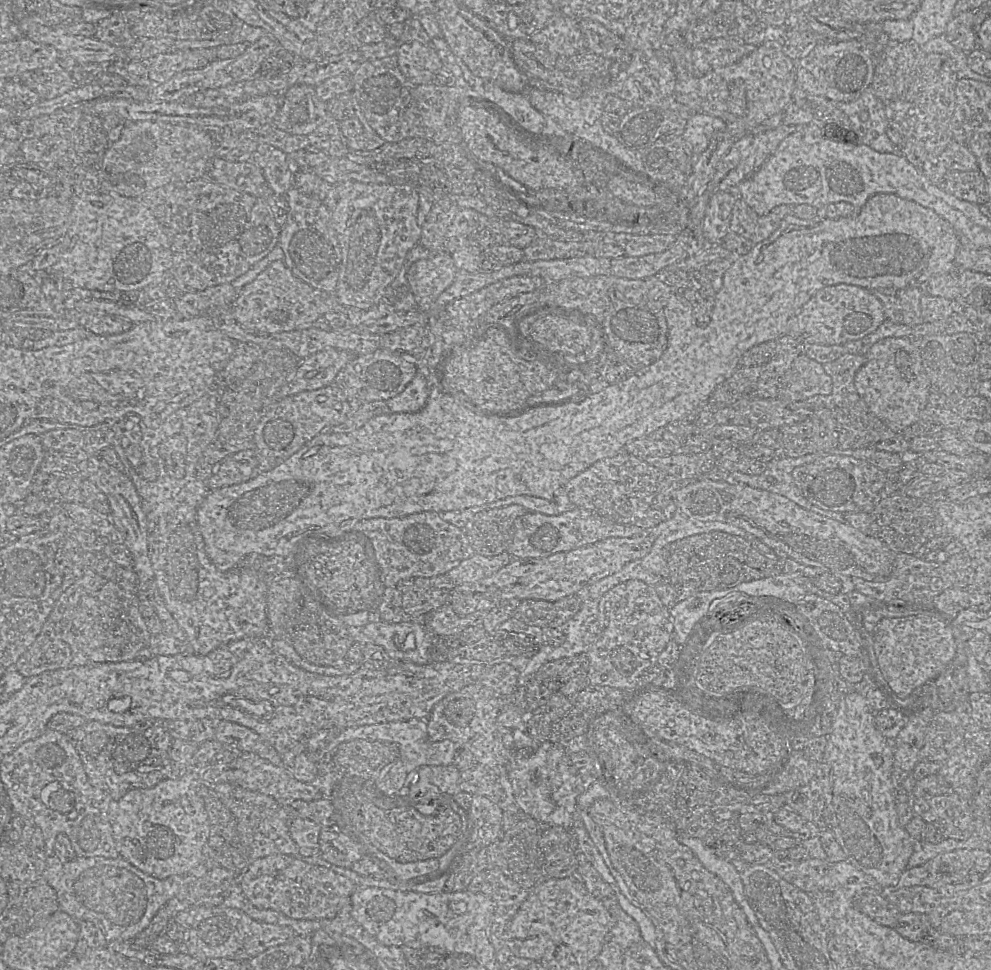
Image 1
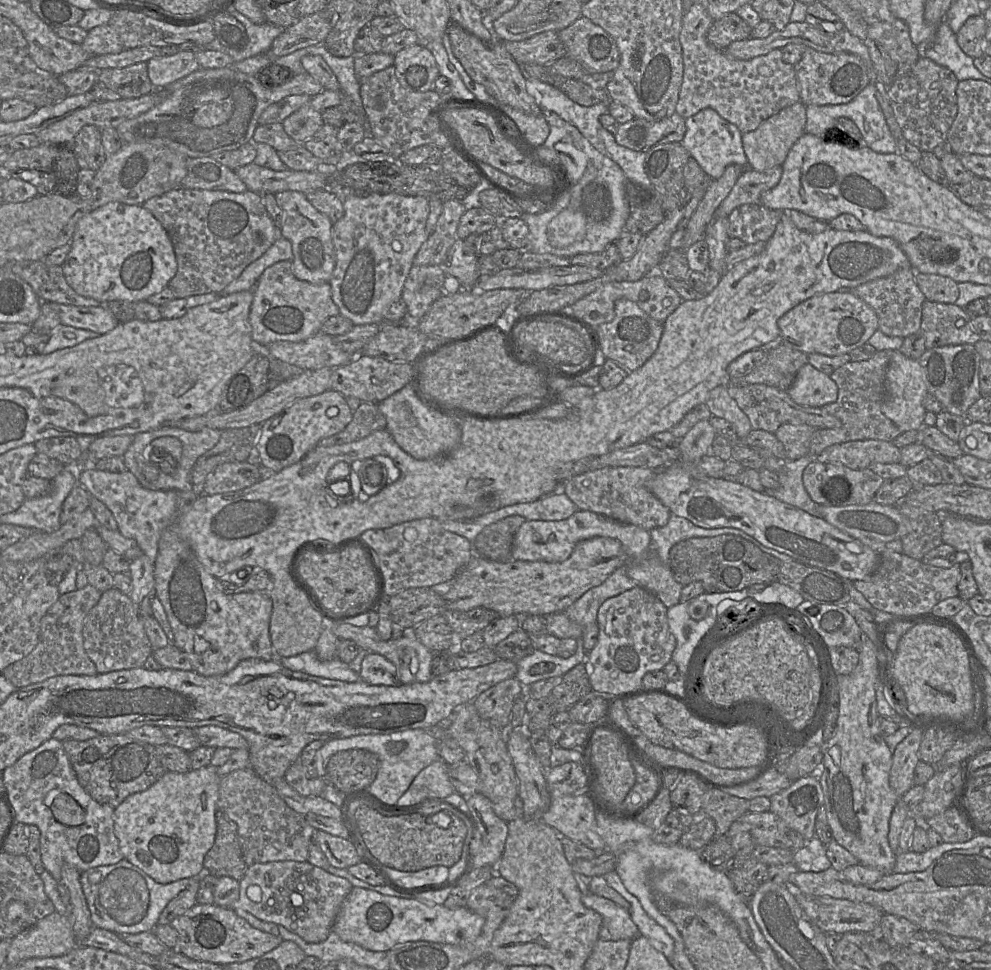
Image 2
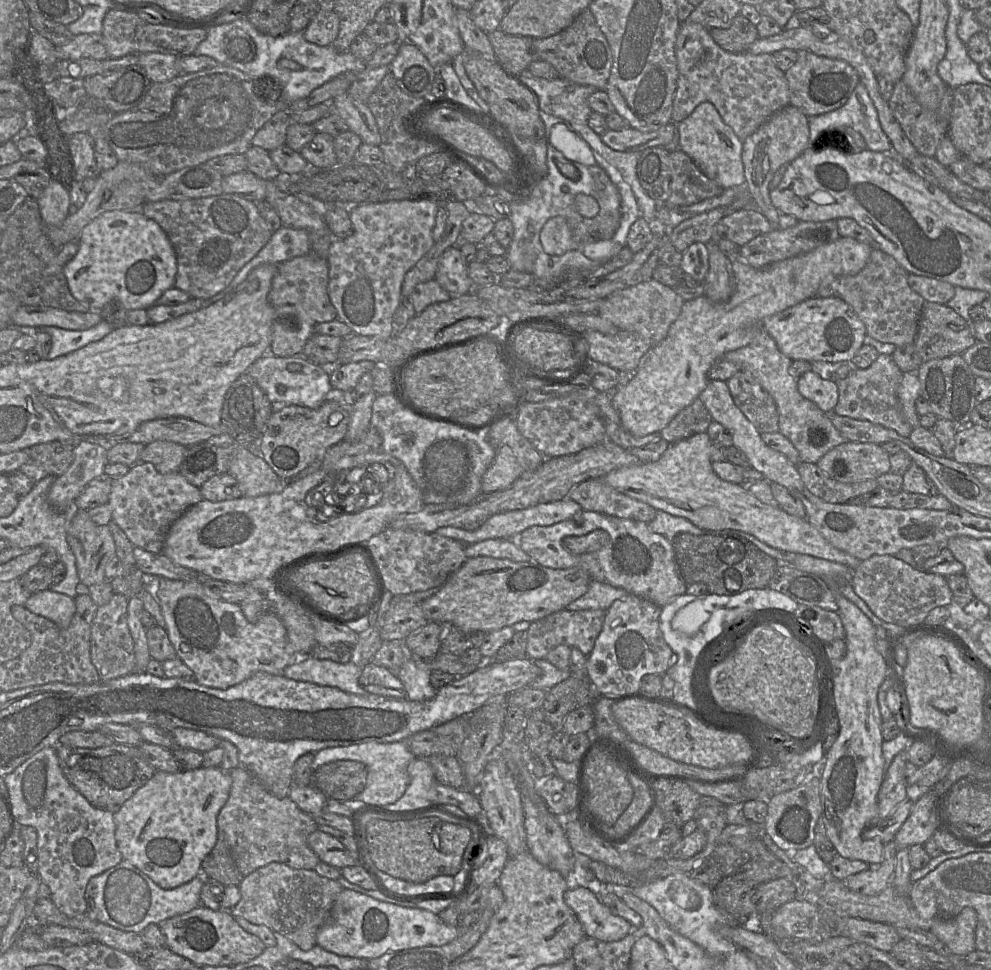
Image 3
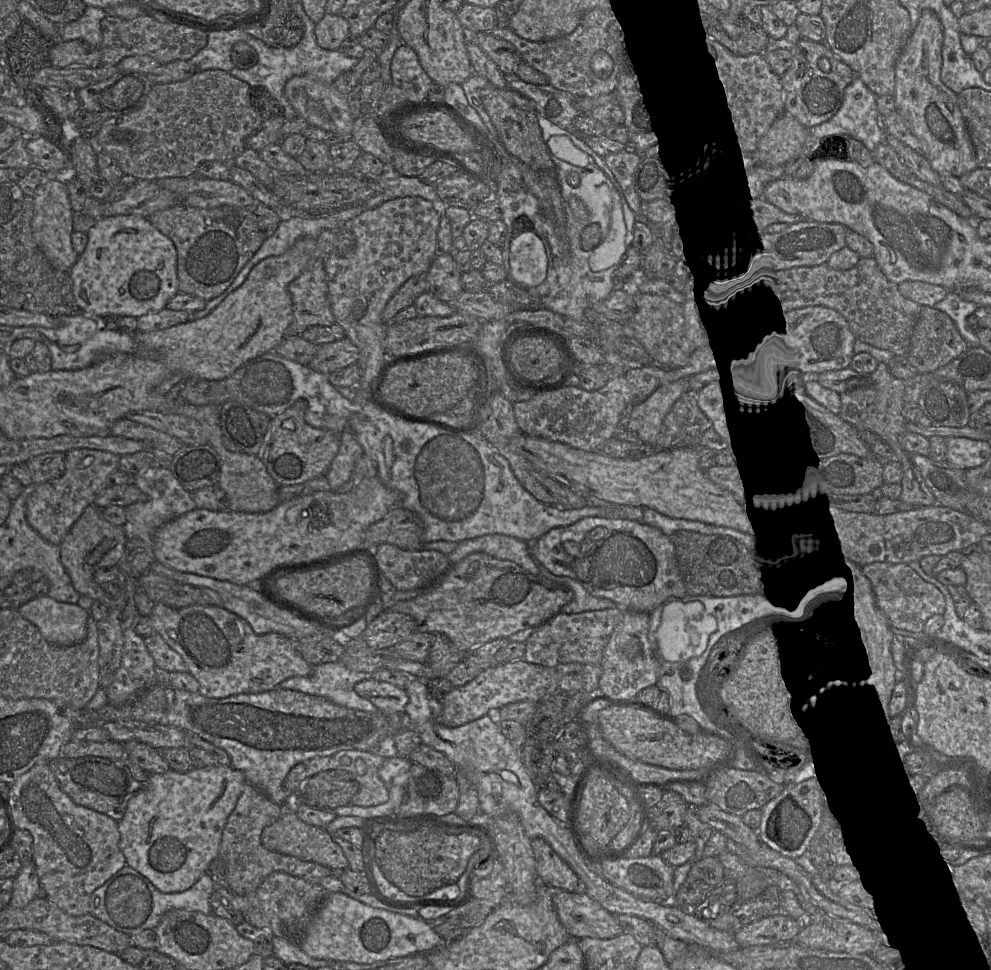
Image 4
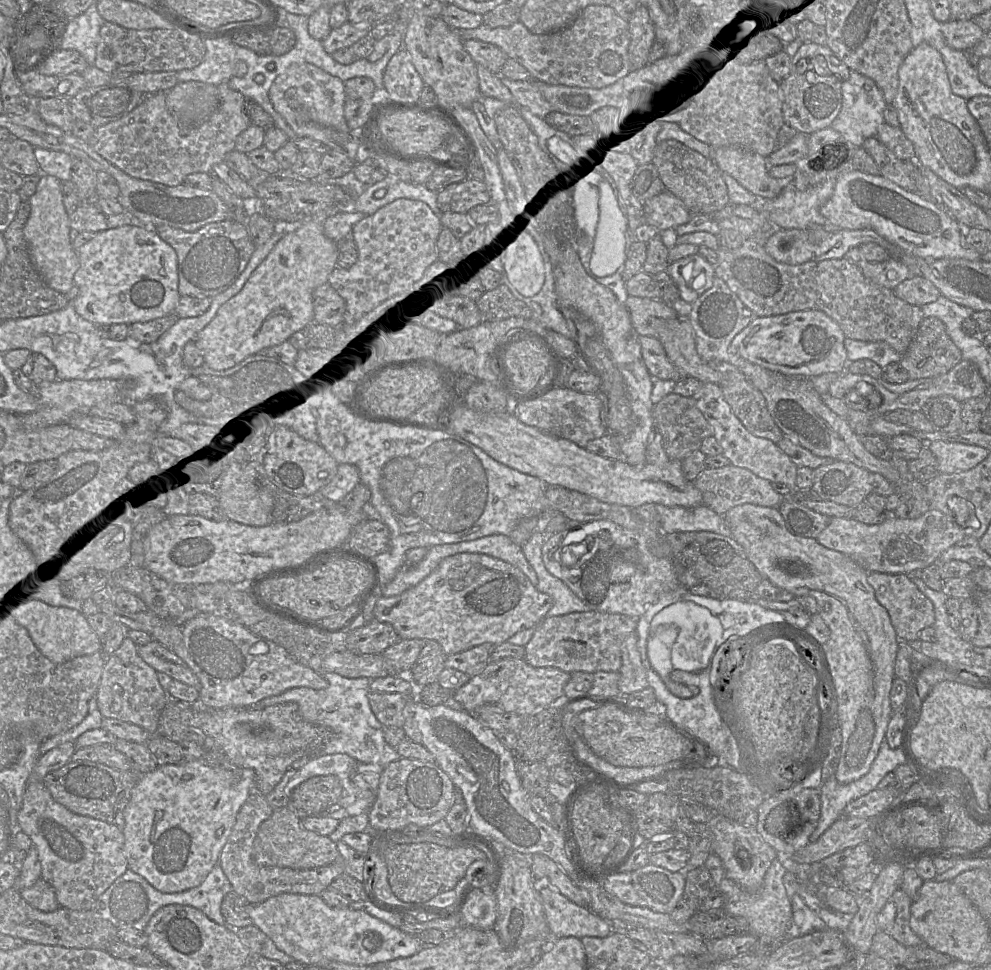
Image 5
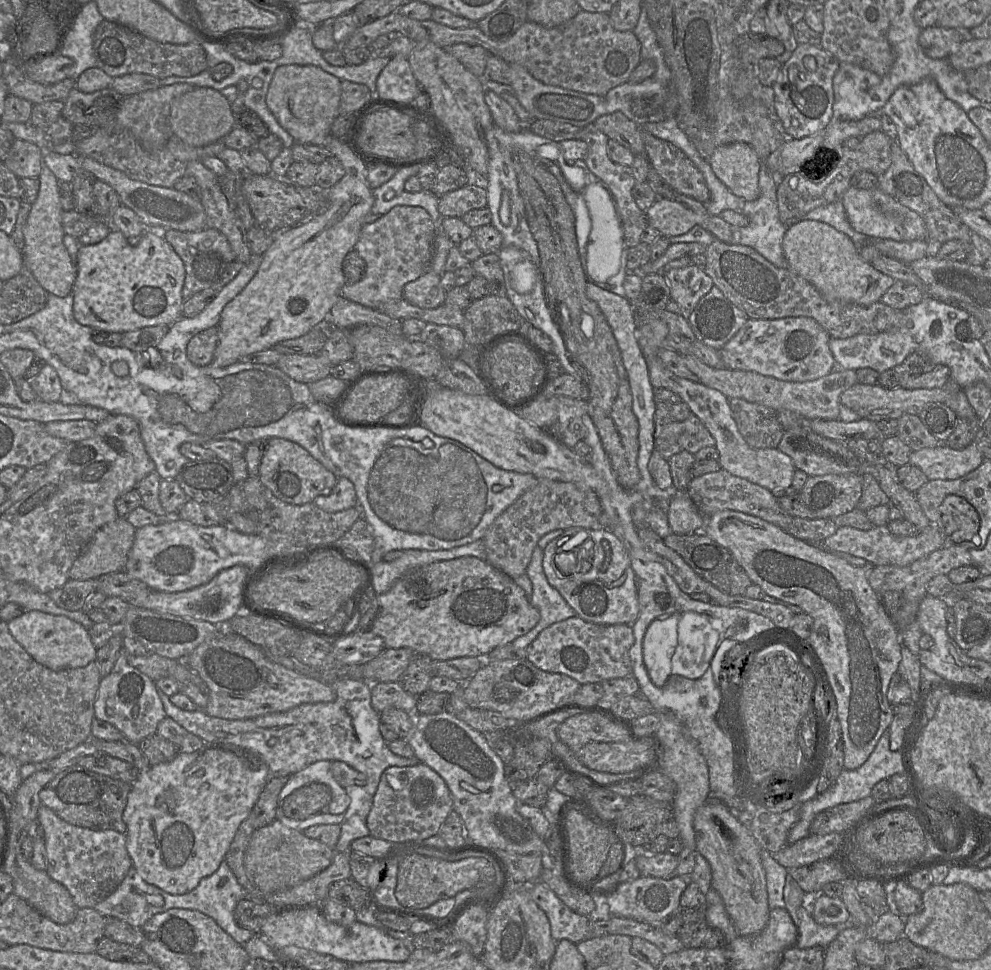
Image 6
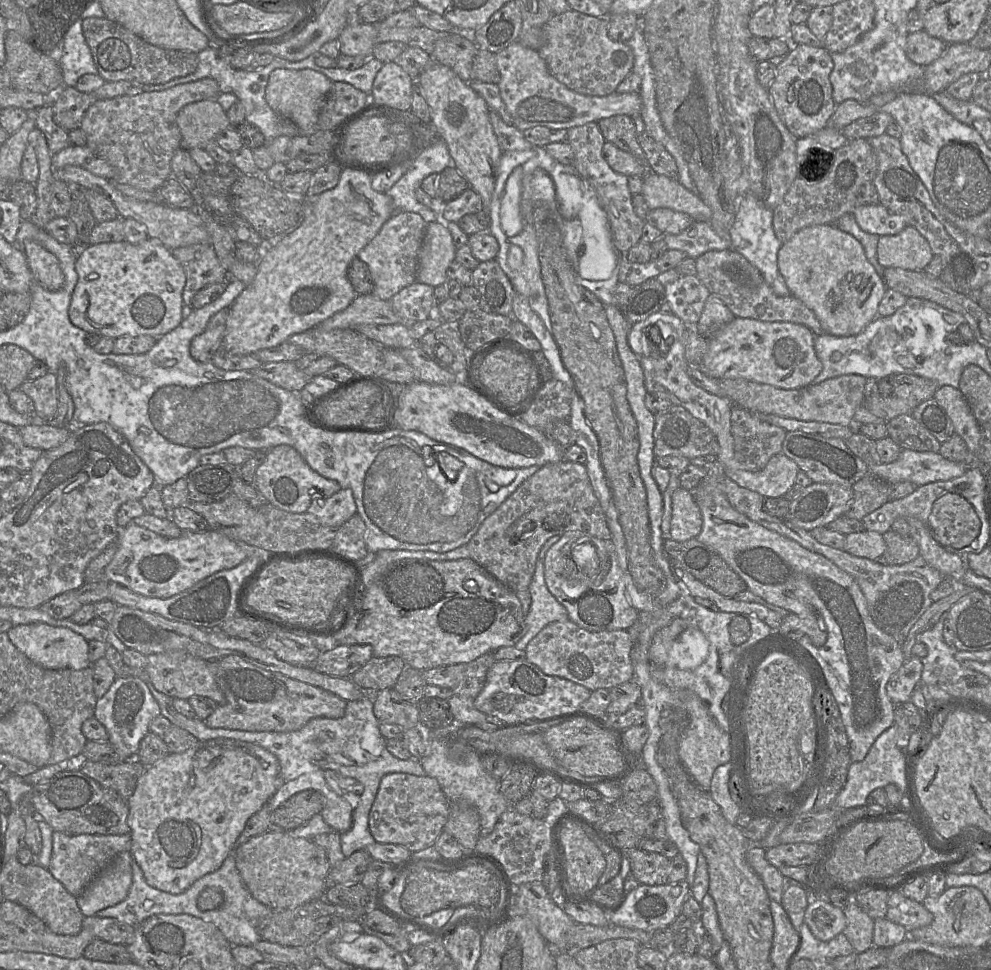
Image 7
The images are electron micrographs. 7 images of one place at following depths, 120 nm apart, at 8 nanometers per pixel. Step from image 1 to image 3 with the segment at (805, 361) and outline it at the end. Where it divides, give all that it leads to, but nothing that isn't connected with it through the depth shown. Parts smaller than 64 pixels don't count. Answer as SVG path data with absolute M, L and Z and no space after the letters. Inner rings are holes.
M812 370L797 378L799 393L813 402L825 413L834 413L838 402L838 389L835 382L824 380Z

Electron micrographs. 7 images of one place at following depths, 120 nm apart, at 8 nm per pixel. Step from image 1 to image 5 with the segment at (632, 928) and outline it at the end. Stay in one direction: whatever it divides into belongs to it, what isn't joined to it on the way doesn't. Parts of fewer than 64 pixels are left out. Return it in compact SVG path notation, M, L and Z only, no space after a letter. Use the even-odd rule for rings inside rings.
M540 886L539 897L553 938L604 938L612 933L612 924L587 906L579 906L552 886Z

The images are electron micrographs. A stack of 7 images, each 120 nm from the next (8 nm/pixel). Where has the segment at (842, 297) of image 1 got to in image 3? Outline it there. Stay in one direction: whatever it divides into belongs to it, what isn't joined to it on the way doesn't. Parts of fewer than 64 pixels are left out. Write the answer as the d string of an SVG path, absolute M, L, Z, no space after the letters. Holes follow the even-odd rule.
M814 296L766 317L763 326L786 357L792 361L805 360L810 363L851 360L867 335L865 324L853 308L838 297Z

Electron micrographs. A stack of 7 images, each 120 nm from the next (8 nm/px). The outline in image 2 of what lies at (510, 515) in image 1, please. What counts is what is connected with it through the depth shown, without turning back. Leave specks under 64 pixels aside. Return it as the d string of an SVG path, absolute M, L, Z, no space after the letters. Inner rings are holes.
M512 515L486 526L472 542L474 554L490 560L509 559L514 536L525 521Z

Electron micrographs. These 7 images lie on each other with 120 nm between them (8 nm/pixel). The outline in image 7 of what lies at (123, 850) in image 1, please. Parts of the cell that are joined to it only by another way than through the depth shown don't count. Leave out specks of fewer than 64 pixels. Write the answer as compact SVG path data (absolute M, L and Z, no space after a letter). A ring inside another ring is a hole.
M217 738L207 741L199 741L195 746L183 753L169 753L152 766L147 766L139 778L136 789L127 800L128 818L130 827L131 846L130 853L143 871L148 885L171 894L181 894L187 890L195 881L218 870L227 856L234 853L237 840L242 833L247 821L258 812L263 805L268 804L269 799L274 795L279 786L280 765L277 757L263 747L227 738Z

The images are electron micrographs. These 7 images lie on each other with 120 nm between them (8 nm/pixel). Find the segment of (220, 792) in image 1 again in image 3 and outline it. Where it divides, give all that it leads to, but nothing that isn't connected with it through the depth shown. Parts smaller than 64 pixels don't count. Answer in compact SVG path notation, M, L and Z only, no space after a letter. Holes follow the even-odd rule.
M242 766L231 770L230 776L232 786L229 798L218 814L217 826L218 831L224 835L240 873L245 877L272 862L284 863L295 869L314 869L320 860L308 845L308 836L316 831L319 826L313 817L300 810L290 797L279 798L273 795L253 774Z

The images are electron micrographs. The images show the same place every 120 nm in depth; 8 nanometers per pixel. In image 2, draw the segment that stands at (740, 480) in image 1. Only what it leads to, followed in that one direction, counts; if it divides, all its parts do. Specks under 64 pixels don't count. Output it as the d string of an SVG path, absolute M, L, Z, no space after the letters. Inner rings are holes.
M806 455L797 460L783 460L782 467L777 473L779 486L773 490L764 489L763 492L815 517L820 517L818 504L810 498L802 482L805 467L815 459L816 455Z

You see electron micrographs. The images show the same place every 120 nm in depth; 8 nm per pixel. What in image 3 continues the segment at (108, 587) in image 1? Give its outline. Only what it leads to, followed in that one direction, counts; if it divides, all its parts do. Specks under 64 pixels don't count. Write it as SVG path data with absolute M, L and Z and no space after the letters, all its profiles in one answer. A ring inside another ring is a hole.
M113 594L111 600L98 607L91 624L90 656L100 681L108 681L133 673L136 667L134 641L127 623L128 597Z

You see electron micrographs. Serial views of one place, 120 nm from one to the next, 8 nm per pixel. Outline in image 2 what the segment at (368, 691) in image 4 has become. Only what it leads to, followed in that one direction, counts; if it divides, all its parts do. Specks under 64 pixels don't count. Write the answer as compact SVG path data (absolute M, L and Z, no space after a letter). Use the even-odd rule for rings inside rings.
M375 652L366 654L359 675L361 680L371 685L397 686L401 683L395 665Z

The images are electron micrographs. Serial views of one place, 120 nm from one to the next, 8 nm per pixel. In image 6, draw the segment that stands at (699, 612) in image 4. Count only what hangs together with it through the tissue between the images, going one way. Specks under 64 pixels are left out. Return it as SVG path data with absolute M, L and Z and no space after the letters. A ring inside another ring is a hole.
M698 613L661 615L649 625L643 639L643 660L652 682L663 686L671 674L691 679L702 676L724 641L718 637L719 633L712 629L708 619Z

